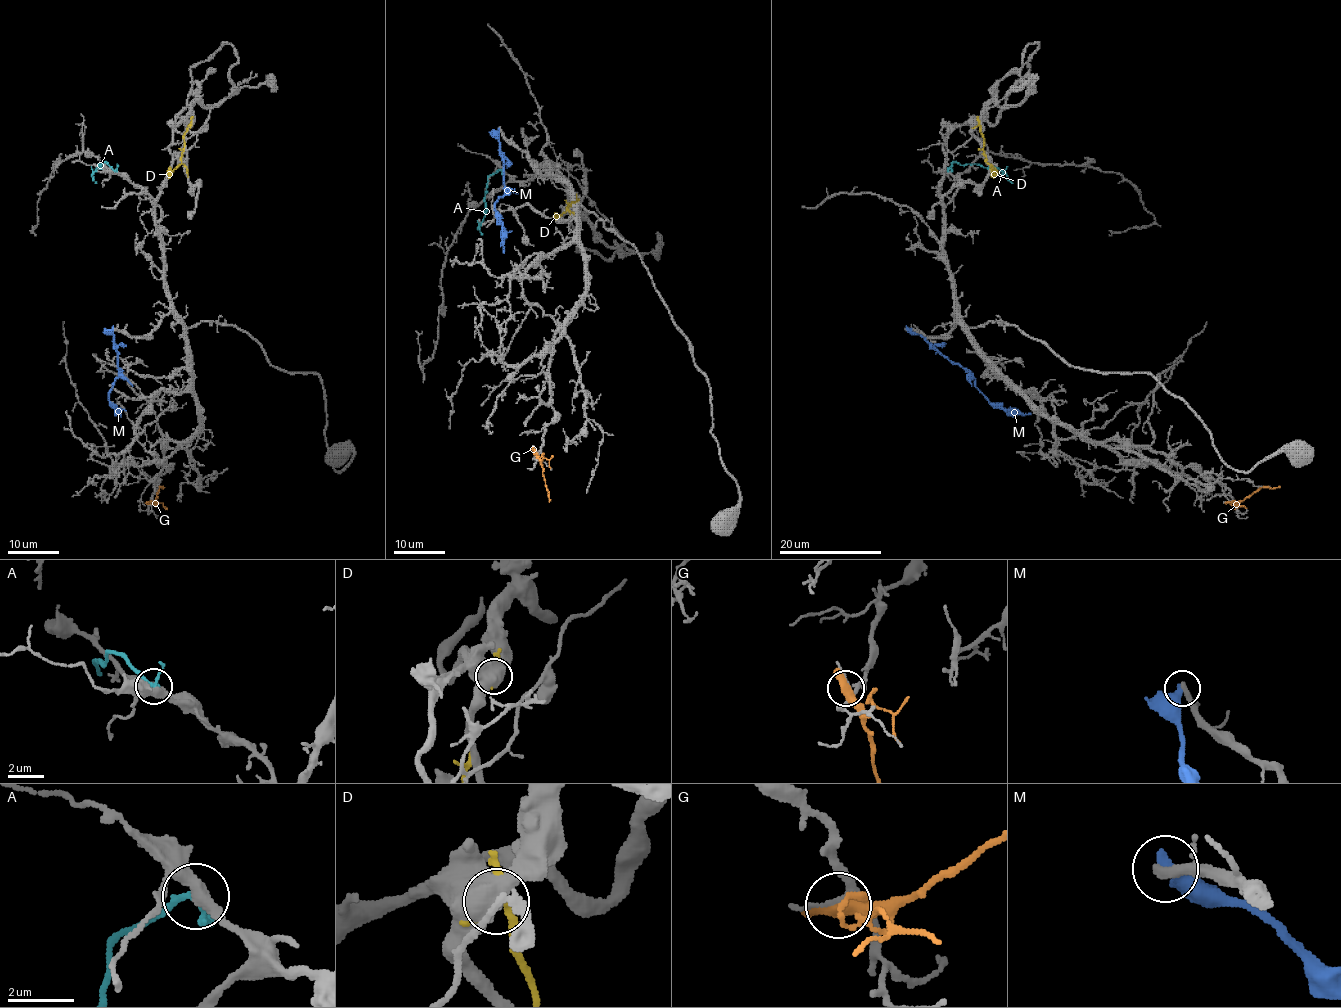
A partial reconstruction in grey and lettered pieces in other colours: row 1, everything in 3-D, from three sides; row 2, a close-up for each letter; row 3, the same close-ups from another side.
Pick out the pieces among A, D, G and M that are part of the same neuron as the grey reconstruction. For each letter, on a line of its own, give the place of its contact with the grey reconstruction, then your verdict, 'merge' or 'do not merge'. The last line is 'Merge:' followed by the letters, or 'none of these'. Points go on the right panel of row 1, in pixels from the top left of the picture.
A: meets grey at (947, 171); do not merge
D: meets grey at (978, 124); do not merge
G: meets grey at (1231, 502); do not merge
M: meets grey at (907, 329); do not merge
Merge: none of these

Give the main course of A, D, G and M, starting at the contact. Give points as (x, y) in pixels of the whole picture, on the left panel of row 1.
A: (115, 171), (103, 161), (92, 174), (96, 183)
D: (190, 124), (184, 135), (181, 162), (168, 178)
G: (149, 501), (157, 498), (159, 487), (163, 486)
M: (113, 329), (118, 376), (109, 400), (118, 413)

